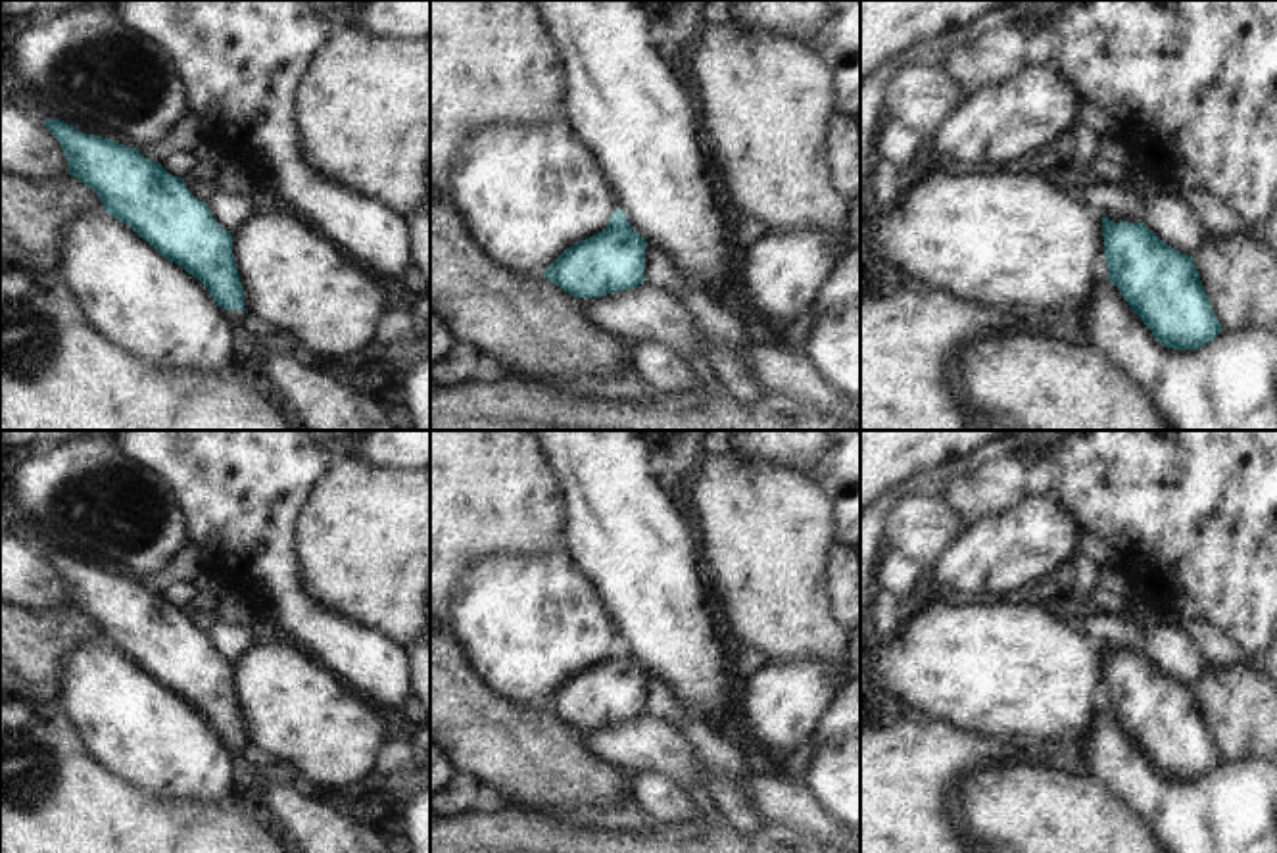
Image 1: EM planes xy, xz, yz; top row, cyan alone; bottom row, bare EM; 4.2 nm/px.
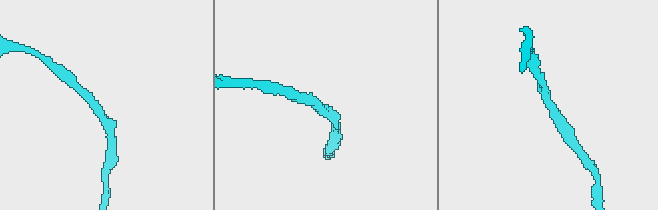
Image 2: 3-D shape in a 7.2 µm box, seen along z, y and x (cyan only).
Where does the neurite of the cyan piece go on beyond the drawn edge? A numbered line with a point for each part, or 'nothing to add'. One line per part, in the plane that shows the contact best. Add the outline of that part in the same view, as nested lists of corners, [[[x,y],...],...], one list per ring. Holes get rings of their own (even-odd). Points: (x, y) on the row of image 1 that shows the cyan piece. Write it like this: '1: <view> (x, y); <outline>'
nothing to add

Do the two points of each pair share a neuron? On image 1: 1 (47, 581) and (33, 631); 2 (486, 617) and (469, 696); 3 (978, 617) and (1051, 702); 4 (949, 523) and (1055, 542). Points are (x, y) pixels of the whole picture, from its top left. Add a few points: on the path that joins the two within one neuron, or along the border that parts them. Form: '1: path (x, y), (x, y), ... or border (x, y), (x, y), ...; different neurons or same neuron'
1: border (68, 602), (48, 609), (20, 608); different neurons
2: border (452, 633), (471, 669), (509, 700); different neurons
3: path (987, 638), (1030, 681); same neuron
4: border (966, 529), (936, 563); different neurons

